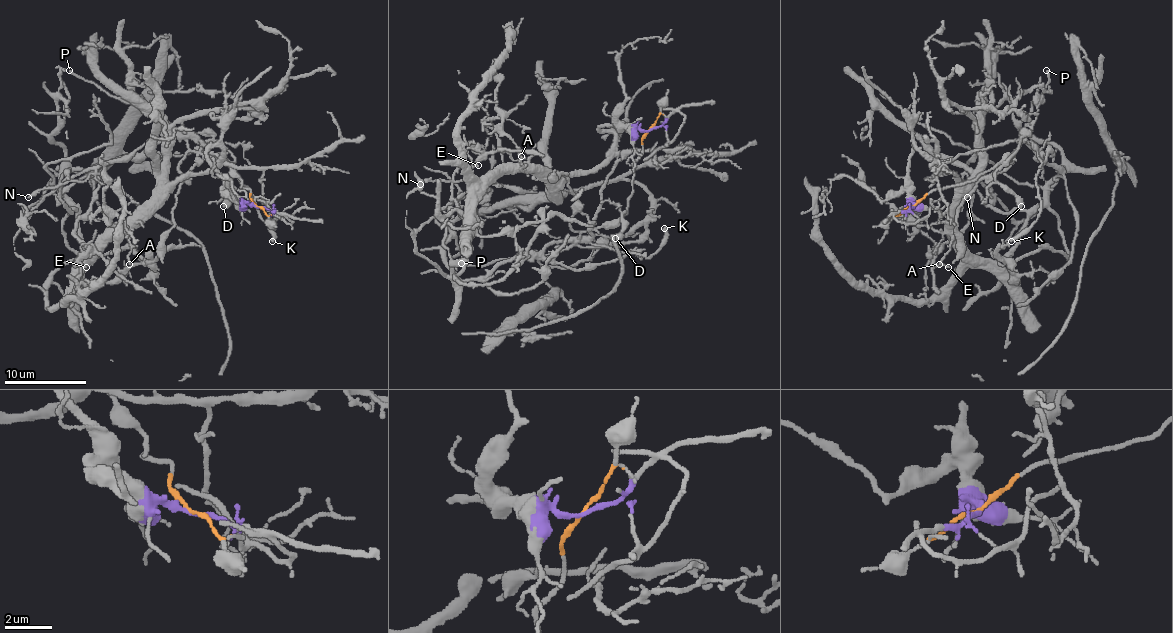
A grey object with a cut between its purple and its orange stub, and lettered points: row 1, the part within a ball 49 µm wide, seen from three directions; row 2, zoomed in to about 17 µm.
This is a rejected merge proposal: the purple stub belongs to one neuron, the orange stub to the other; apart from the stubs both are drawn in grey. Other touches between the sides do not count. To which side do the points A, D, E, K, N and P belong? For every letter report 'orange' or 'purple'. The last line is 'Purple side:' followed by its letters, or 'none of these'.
A: purple
D: orange
E: purple
K: orange
N: orange
P: orange
Purple side: A, E

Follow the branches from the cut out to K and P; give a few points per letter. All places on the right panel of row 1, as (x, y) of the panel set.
K: (912, 207), (937, 189), (975, 180), (1024, 137), (1053, 154), (1037, 174), (1039, 217), (1010, 242)
P: (912, 207), (937, 189), (975, 180), (1014, 150), (1031, 129), (1037, 115), (1041, 94), (1049, 82), (1047, 70)

